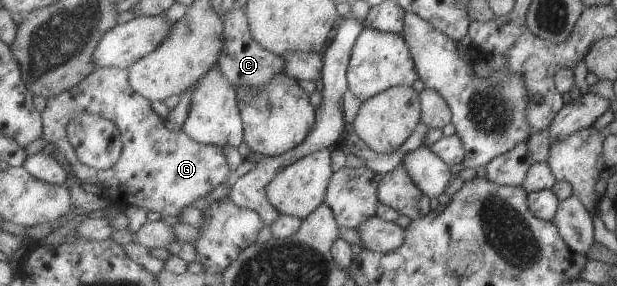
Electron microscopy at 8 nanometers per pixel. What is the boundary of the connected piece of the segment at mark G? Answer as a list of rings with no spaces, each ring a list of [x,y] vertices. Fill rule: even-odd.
[[[99,67],[75,88],[48,100],[47,108],[42,112],[43,137],[57,146],[55,148],[63,150],[81,182],[96,184],[102,191],[121,188],[120,207],[133,205],[145,211],[157,211],[162,216],[179,216],[183,208],[193,204],[197,198],[208,198],[219,184],[229,182],[231,167],[222,146],[199,142],[183,130],[173,132],[166,125],[168,117],[157,114],[149,101],[131,86],[130,69]],[[85,111],[112,120],[122,132],[124,149],[121,158],[109,170],[87,170],[87,165],[83,166],[71,148],[67,126]]]

